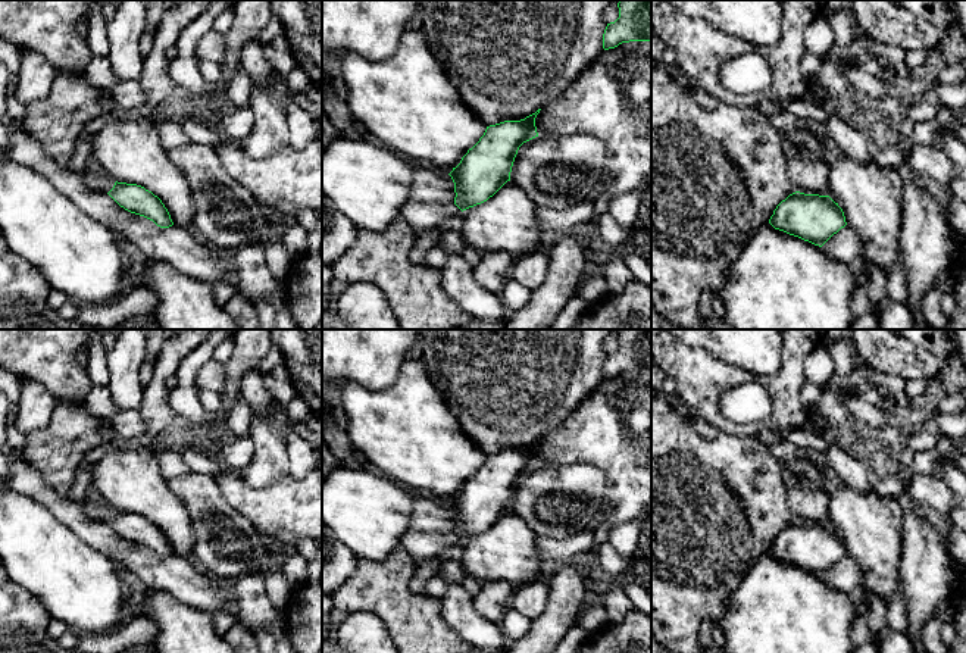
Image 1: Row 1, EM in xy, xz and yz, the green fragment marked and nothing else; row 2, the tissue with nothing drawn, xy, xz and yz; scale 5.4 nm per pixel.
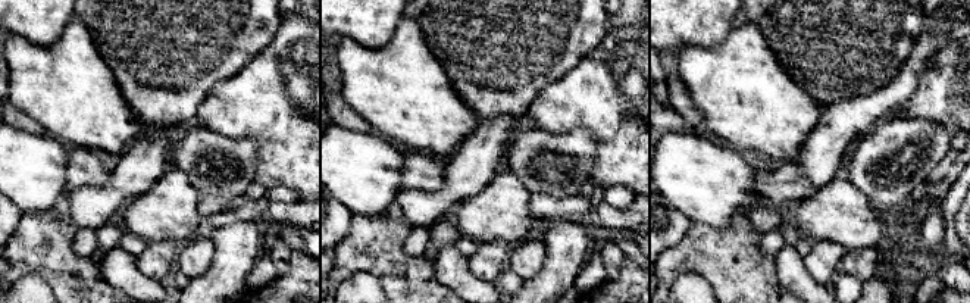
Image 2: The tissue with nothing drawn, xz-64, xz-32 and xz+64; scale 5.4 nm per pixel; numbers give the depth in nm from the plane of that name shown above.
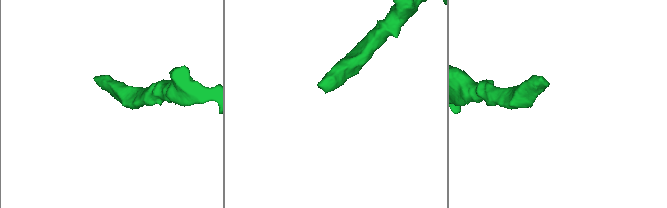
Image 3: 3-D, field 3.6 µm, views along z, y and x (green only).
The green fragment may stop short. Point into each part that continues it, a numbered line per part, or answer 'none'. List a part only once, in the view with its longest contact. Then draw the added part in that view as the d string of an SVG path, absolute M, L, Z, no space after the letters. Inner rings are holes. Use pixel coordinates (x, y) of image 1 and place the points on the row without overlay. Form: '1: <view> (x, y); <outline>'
1: xy (103, 512); M84 499L81 504L85 510L87 518L93 521L109 522L116 512L107 503L94 503L94 502L87 502Z

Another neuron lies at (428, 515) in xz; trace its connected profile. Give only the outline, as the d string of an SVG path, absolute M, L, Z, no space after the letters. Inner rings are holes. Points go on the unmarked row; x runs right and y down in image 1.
M413 497L410 525L415 531L454 534L454 512L448 503Z

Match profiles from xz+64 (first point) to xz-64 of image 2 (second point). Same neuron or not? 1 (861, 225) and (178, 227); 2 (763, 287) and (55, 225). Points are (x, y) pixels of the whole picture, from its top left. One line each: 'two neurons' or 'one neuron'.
1: one neuron
2: one neuron

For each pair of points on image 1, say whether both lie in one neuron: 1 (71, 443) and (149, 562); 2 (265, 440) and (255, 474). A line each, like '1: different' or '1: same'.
1: different
2: same

